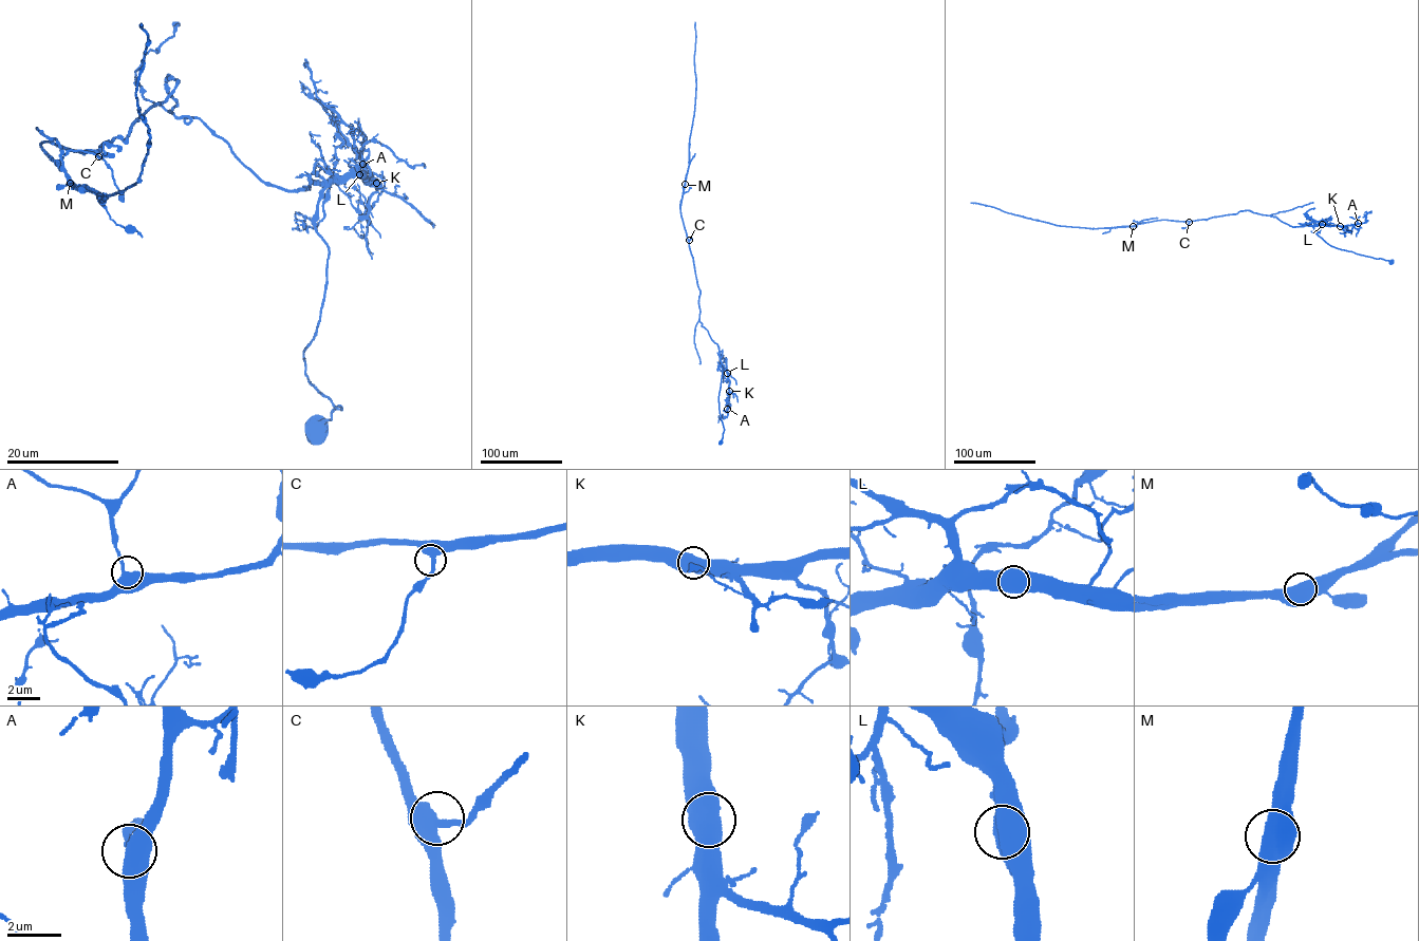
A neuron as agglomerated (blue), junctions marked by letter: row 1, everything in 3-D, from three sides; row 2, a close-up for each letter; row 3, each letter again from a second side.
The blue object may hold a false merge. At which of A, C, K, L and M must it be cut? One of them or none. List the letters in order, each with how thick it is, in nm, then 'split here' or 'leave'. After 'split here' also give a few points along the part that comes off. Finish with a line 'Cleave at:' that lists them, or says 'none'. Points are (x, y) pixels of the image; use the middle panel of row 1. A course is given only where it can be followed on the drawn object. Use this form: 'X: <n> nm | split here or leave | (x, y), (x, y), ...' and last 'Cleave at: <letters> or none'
A: 550 nm | leave
C: 400 nm | leave
K: 750 nm | leave
L: 750 nm | leave
M: 850 nm | split here | (685, 184), (689, 162), (695, 153)
Cleave at: M

